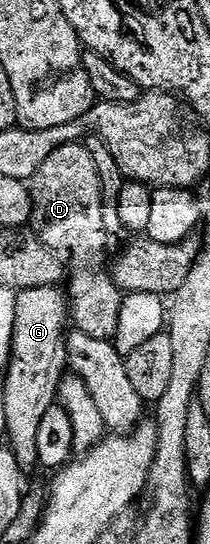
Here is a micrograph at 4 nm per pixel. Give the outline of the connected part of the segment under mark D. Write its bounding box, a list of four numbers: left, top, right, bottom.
[30,144,122,342]

